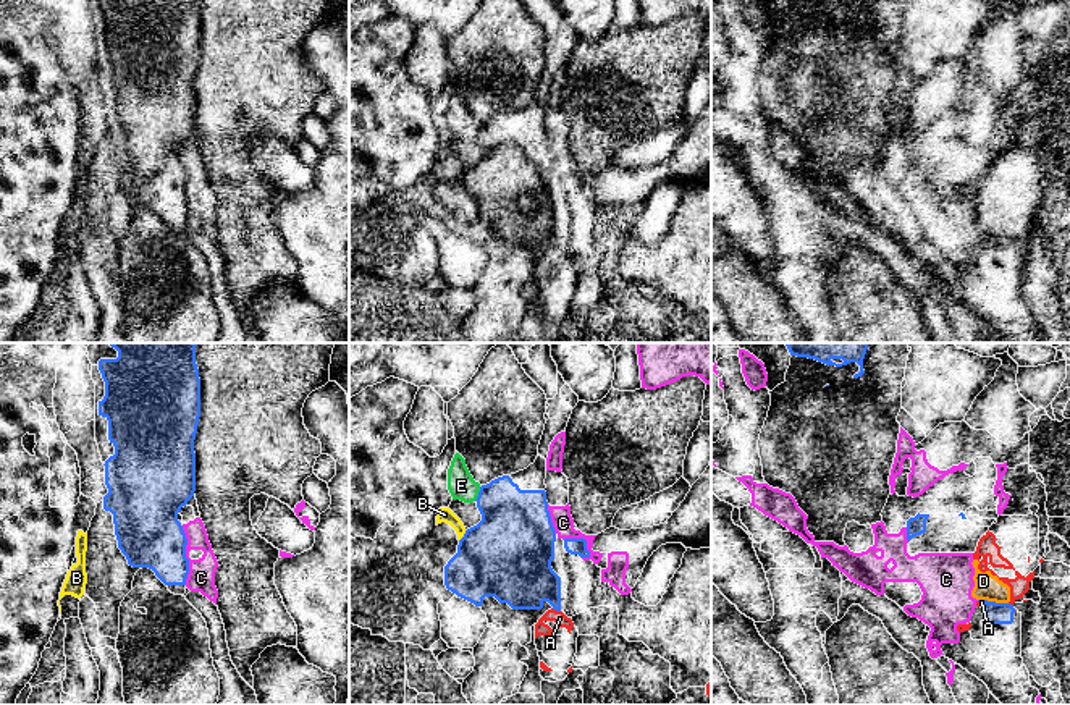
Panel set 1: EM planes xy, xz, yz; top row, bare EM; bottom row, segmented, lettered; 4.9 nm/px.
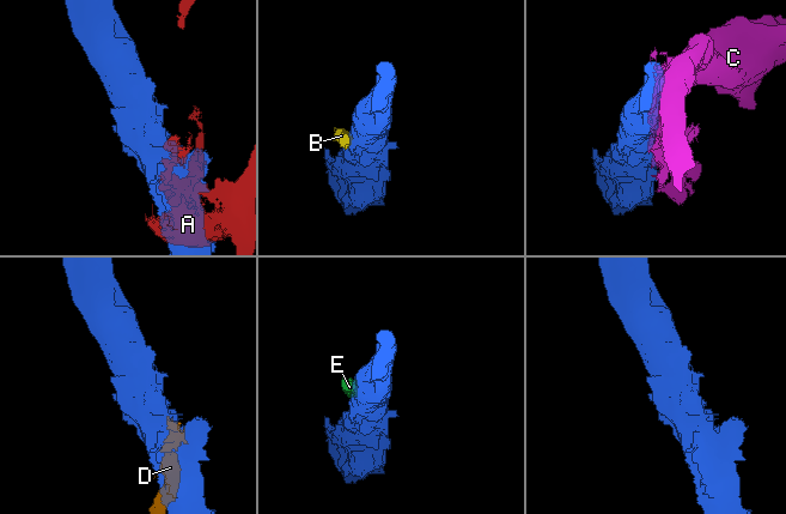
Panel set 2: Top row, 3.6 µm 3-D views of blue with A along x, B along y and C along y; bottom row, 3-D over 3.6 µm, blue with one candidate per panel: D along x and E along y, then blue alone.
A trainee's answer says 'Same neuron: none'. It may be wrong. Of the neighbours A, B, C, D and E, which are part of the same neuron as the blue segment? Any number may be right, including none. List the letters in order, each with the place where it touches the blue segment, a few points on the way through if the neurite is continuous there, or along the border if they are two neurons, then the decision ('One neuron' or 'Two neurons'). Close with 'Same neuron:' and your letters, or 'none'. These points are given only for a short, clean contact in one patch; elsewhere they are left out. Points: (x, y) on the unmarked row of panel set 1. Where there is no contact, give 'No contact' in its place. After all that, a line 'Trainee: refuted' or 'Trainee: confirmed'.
A: Touches blue at xz (556, 248). Two neurons
B: Touches blue at xz (464, 173). Two neurons
C: Touches blue at xy (185, 193). Two neurons
D: Touches blue at yz (994, 240). Boundary: yz (985, 236), (1007, 241). Two neurons
E: Touches blue at xz (479, 131). Boundary: xz (480, 125), (474, 138). Two neurons
Same neuron: none
Trainee: confirmed

